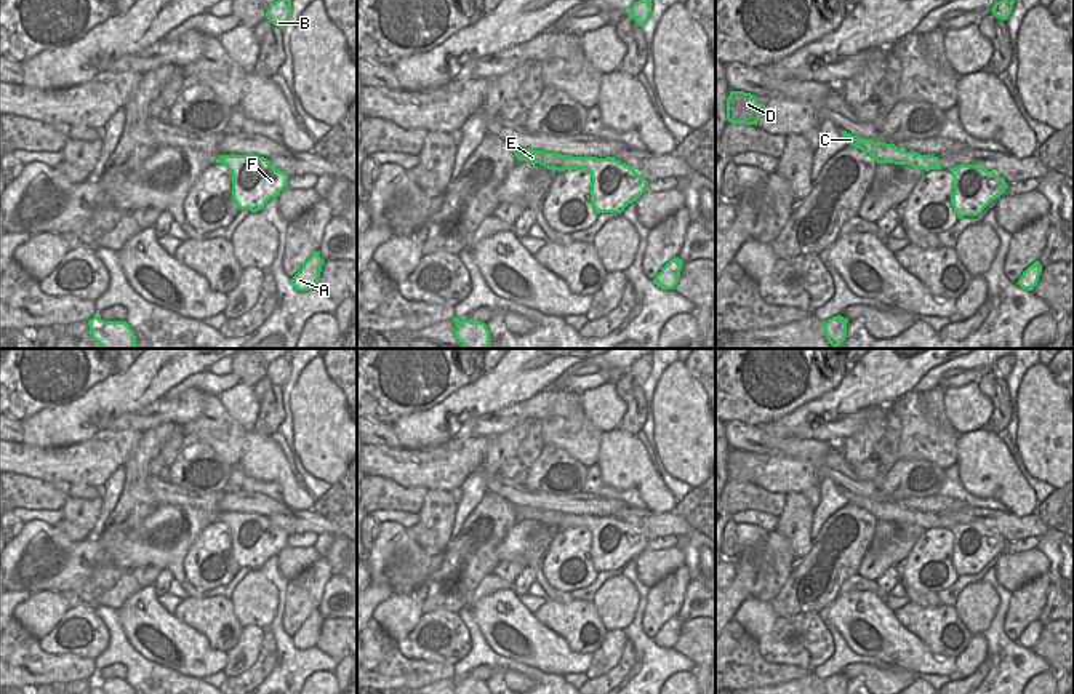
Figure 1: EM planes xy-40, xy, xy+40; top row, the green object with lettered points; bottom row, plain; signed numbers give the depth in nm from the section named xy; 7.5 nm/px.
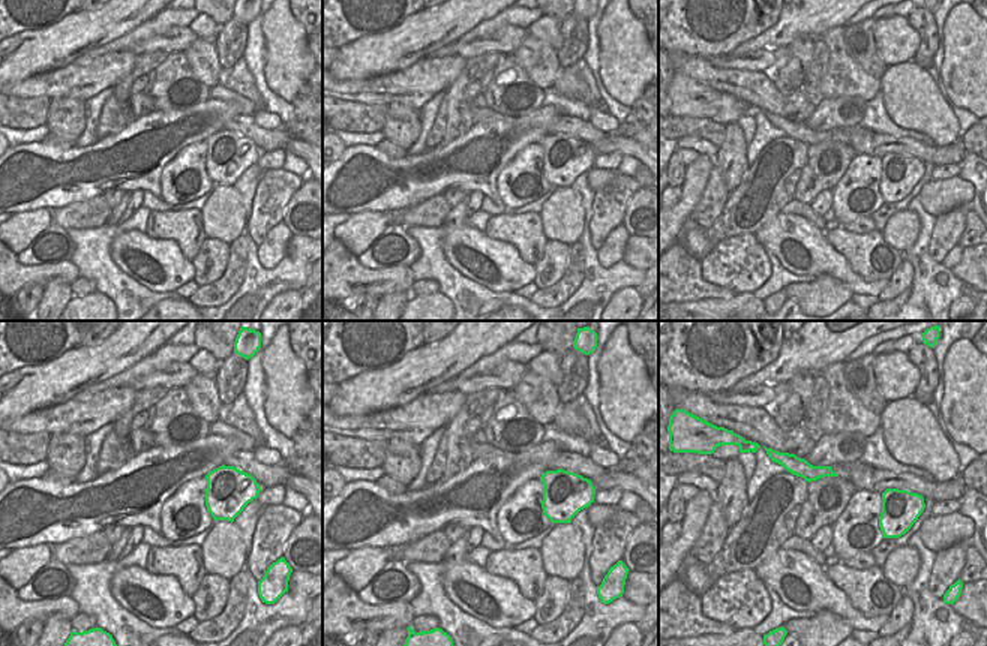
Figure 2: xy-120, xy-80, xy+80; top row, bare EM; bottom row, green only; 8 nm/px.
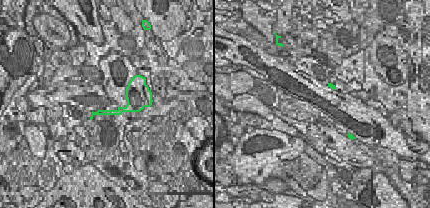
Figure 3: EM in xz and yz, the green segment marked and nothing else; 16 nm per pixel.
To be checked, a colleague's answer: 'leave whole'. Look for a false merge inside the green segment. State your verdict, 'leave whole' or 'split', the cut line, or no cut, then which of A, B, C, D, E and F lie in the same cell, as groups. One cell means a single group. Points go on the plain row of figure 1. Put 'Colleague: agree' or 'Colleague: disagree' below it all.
leave whole | no cut | A B C D E F
Colleague: agree

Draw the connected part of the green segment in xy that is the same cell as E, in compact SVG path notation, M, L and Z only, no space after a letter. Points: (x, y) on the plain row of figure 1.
M514 507L514 510L519 520L539 521L547 528L584 526L589 529L592 536L591 561L597 572L623 571L648 547L642 532L615 515L571 515L533 507Z

